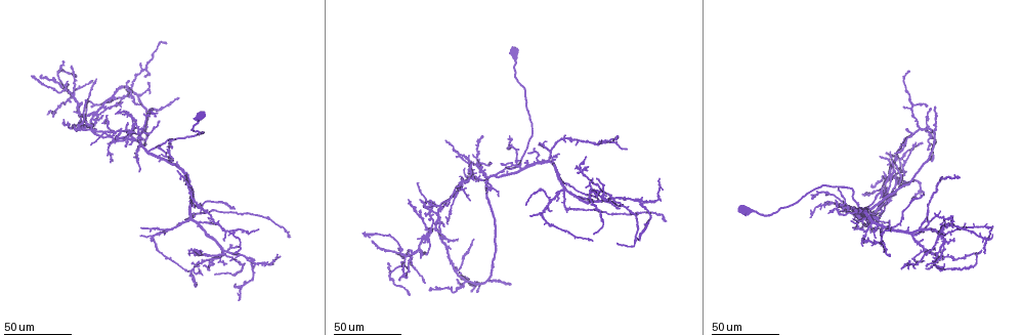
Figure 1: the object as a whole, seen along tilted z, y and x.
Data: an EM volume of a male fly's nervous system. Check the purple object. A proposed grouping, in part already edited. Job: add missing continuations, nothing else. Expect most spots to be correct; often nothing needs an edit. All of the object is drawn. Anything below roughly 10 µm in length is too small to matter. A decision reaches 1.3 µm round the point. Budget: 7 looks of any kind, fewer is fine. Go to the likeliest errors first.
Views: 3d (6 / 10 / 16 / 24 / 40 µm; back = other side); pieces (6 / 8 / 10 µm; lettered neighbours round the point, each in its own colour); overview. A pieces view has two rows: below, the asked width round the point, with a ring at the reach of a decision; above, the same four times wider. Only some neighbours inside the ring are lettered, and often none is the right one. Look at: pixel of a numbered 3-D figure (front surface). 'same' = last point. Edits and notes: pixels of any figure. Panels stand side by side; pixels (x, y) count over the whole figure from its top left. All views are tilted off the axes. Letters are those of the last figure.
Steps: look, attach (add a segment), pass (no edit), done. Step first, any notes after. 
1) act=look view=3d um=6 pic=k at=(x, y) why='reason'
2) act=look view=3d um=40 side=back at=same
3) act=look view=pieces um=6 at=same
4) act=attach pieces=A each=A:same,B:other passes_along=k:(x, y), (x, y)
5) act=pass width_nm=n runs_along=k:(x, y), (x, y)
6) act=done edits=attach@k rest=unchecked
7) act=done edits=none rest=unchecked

act=look view=3d um=40 pic=1 at=(916, 142) why='branch stops here'

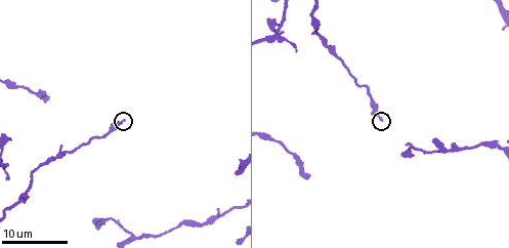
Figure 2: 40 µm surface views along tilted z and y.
act=look view=pieces um=8 pic=2 at=(125, 121)

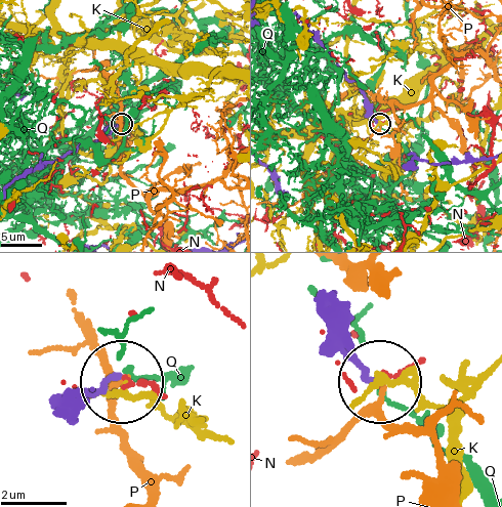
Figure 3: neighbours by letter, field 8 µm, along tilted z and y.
act=pass width_nm=170 each=K:other,N:other,P:other,Q:other runs_along=3:(75, 407), (119, 379) found='none of them fits'

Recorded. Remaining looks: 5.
act=look view=3d um=24 pic=1 at=(922, 196) why='long arm stops here'

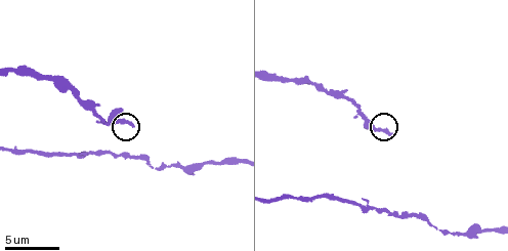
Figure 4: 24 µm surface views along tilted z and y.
act=look view=pieces um=6 pic=4 at=(133, 125)

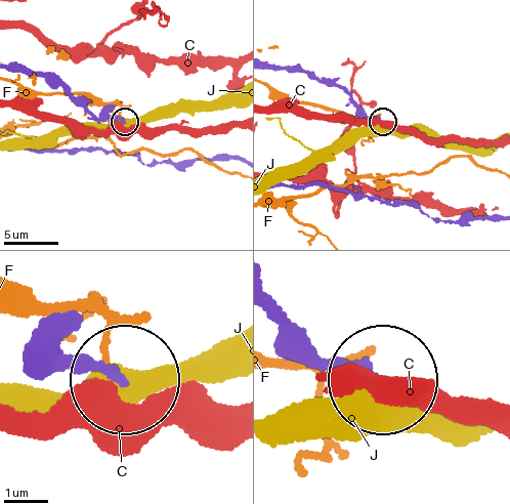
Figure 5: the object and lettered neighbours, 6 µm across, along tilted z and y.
act=pass each=C:other,F:other,J:other found='no lettered segment goes on from it'

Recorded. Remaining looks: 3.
act=look view=3d um=40 pic=1 at=(74, 113)

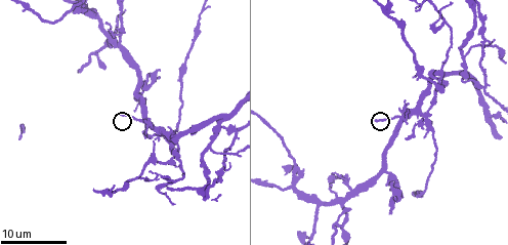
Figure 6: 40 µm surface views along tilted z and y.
act=look view=pieces um=10 pic=6 at=(120, 116) why='what lies round it'

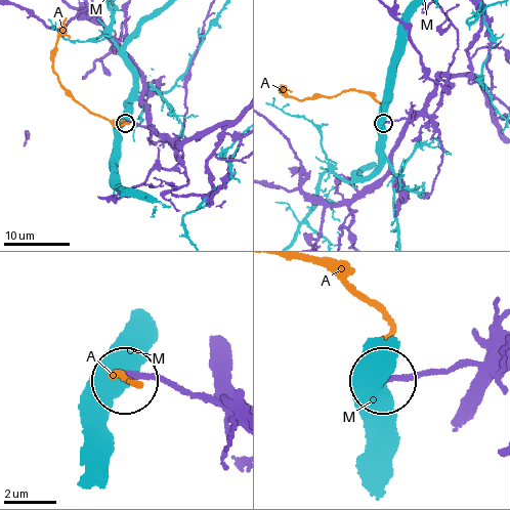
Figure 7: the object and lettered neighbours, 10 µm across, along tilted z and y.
act=attach pieces=A each=A:same,M:other passes_along=7:(195, 397), (116, 372), (133, 380) found='the neuron continues'

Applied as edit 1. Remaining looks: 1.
act=done edits=attach@7 rest=unchecked

